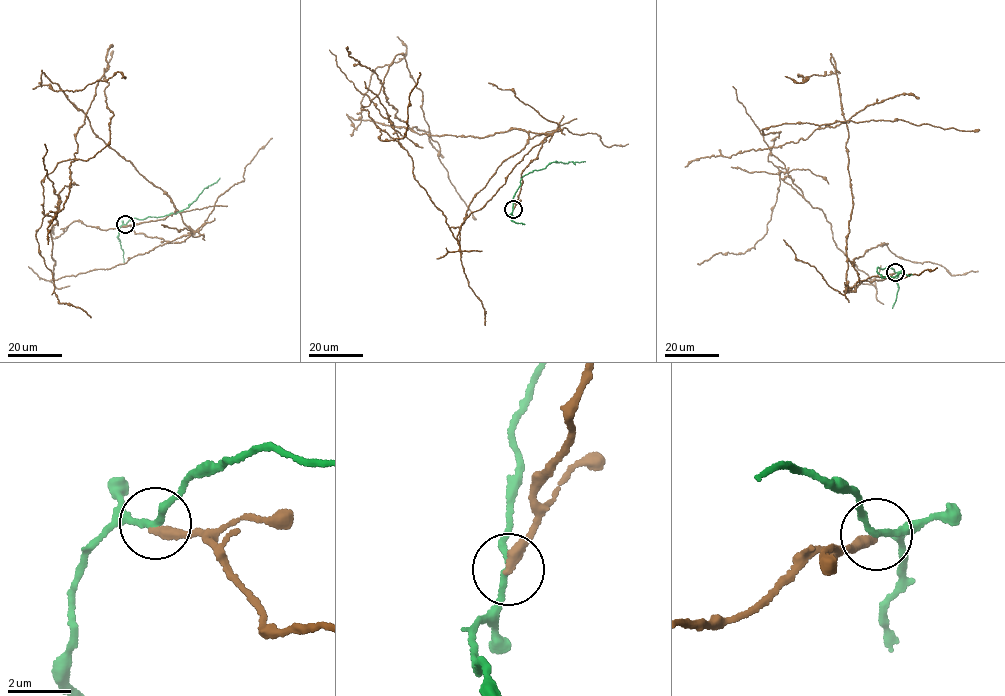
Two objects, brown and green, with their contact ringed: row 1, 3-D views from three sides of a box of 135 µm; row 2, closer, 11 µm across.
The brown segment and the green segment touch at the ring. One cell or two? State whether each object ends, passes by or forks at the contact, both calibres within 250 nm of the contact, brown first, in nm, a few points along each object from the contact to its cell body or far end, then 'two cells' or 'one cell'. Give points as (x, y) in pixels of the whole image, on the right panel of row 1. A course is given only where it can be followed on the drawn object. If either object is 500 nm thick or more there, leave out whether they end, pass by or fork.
brown ends there; green passes by; 320 nm thick on the brown side, 180 nm on the other; brown runs (895, 273), (844, 291), (869, 277), (780, 177), (768, 155), (781, 132), (762, 129), (980, 130); green runs (895, 272), (887, 267), (877, 269), (883, 278), (912, 274); two cells

